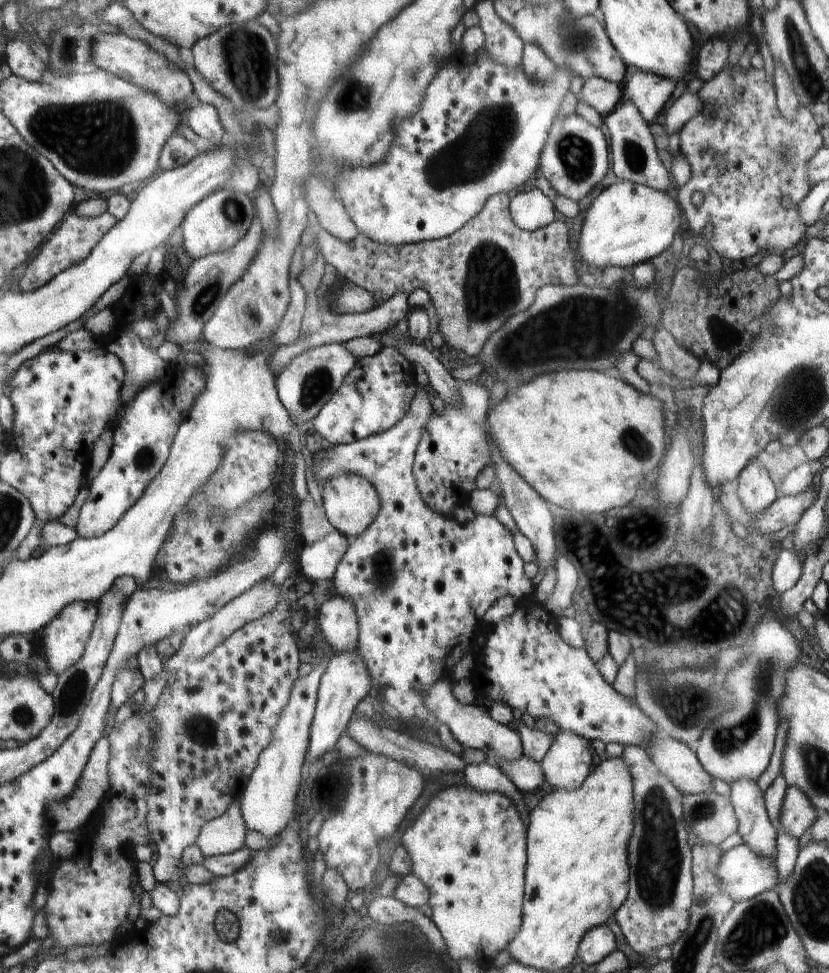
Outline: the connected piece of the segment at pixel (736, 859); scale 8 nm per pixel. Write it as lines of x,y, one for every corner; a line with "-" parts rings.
744,843
724,852
716,874
722,892
732,896
734,902
754,899
779,883
779,871
772,860
758,856

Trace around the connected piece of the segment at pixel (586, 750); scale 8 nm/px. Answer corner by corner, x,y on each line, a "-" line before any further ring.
559,731
541,760
544,778
554,790
576,790
590,775
592,750
587,738

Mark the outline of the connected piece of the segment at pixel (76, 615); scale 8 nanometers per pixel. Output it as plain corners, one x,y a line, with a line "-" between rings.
76,602
64,608
60,616
52,624
45,627
44,636
42,636
42,646
46,650
46,662
52,672
62,676
68,672
75,664
87,654
88,644
91,643
92,633
96,630
96,624
99,623
99,603
94,602

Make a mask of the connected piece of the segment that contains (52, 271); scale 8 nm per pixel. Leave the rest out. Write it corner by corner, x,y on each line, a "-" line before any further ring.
75,211
68,214
55,234
40,248
27,266
25,275
20,282
21,290
26,293
36,292
39,288
50,284
62,272
86,262
95,248
103,242
104,236
118,226
120,221
111,212
105,212
96,218
86,218
86,216
78,215

